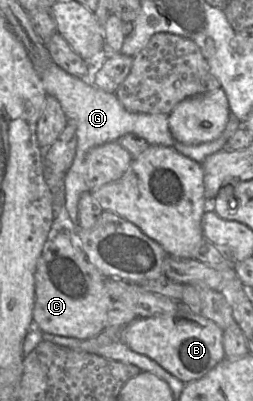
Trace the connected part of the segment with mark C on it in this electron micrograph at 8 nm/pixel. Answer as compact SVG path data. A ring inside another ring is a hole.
M61 230L50 237L46 242L39 258L35 273L35 304L33 309L33 322L44 332L63 337L88 340L98 336L107 327L108 312L113 303L105 285L105 277L87 259L80 248L78 236L66 230Z

